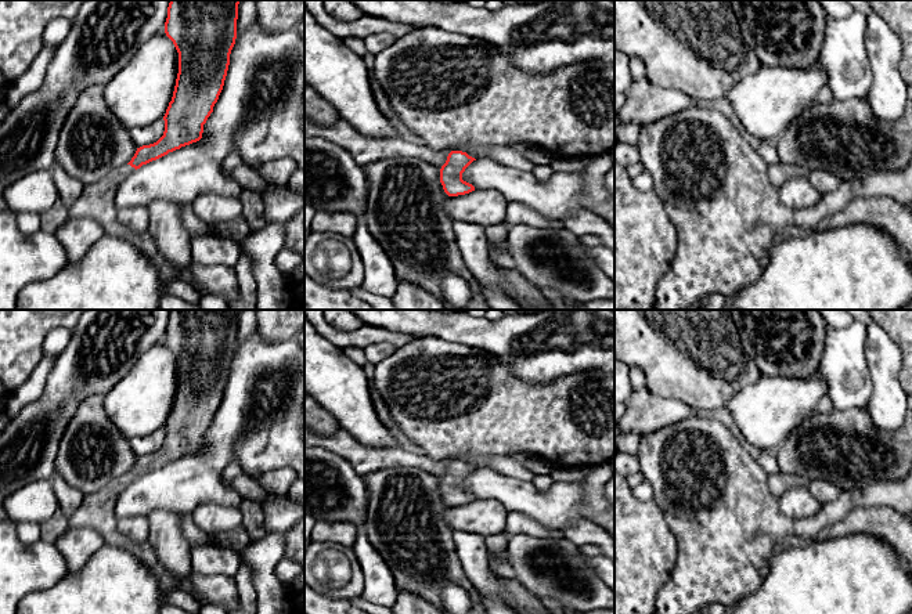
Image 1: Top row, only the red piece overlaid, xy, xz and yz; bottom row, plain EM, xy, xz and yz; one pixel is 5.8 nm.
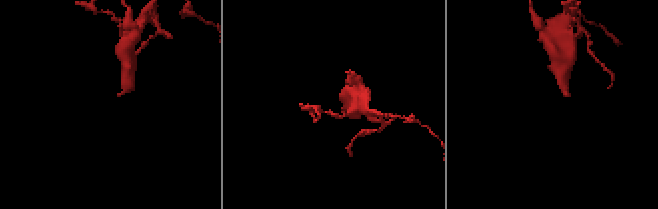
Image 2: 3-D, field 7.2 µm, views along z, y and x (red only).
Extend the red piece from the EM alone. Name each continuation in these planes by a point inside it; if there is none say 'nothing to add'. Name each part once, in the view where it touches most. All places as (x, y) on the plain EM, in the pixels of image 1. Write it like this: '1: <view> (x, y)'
1: xy (97, 510)

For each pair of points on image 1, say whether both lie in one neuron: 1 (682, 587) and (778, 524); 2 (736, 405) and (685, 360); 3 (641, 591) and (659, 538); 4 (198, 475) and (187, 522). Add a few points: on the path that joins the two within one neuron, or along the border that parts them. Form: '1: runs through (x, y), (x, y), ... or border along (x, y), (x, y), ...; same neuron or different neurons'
1: runs through (706, 571), (754, 524); same neuron
2: border along (756, 380), (745, 385), (724, 405); different neurons
3: runs through (641, 578), (641, 556), (646, 551); same neuron
4: border along (190, 512), (181, 515); different neurons

